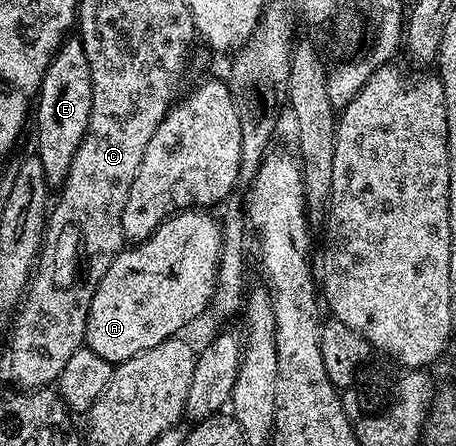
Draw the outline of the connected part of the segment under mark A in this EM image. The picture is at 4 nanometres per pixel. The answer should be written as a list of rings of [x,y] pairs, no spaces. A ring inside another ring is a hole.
[[[197,208],[178,211],[161,223],[154,233],[146,238],[146,240],[125,248],[115,255],[109,272],[105,272],[105,276],[101,276],[101,284],[97,284],[97,292],[93,292],[93,304],[89,304],[89,312],[87,313],[87,337],[85,339],[85,344],[93,352],[97,352],[97,356],[101,356],[105,361],[112,364],[118,364],[125,360],[129,360],[133,356],[137,356],[141,352],[145,352],[149,348],[161,344],[167,338],[176,337],[180,332],[183,332],[183,329],[185,329],[194,318],[201,317],[206,310],[209,310],[211,306],[211,297],[215,294],[215,277],[219,271],[223,231],[222,225],[218,222],[218,219],[213,219],[207,214],[210,213]]]

